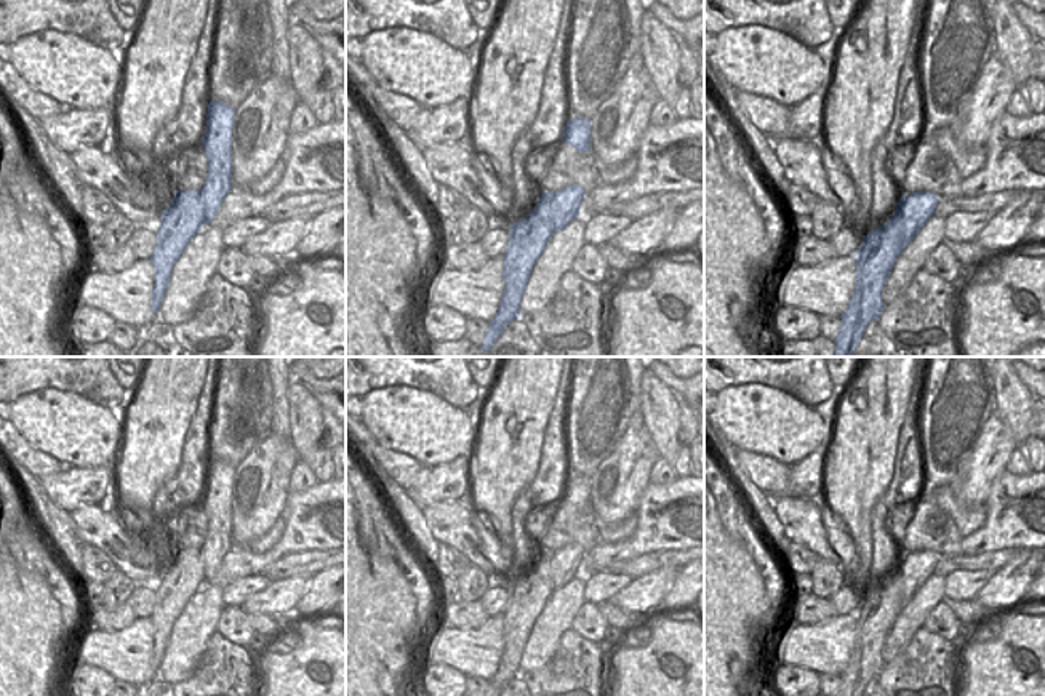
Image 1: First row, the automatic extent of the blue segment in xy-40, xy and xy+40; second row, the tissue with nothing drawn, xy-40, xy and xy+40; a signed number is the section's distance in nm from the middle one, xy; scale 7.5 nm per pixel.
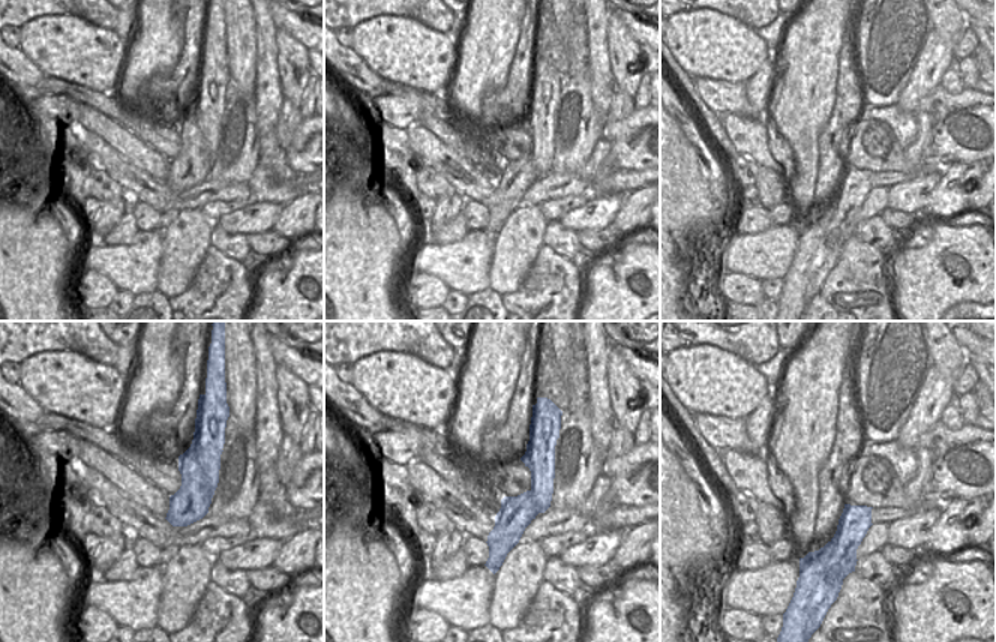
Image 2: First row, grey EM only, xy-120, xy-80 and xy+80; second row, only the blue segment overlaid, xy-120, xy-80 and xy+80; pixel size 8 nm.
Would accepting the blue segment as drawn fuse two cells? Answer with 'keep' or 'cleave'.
cleave

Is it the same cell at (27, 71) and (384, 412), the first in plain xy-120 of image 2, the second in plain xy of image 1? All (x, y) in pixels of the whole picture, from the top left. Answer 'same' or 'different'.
different

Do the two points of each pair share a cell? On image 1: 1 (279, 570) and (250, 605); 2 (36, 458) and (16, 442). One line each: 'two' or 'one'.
1: two
2: one

